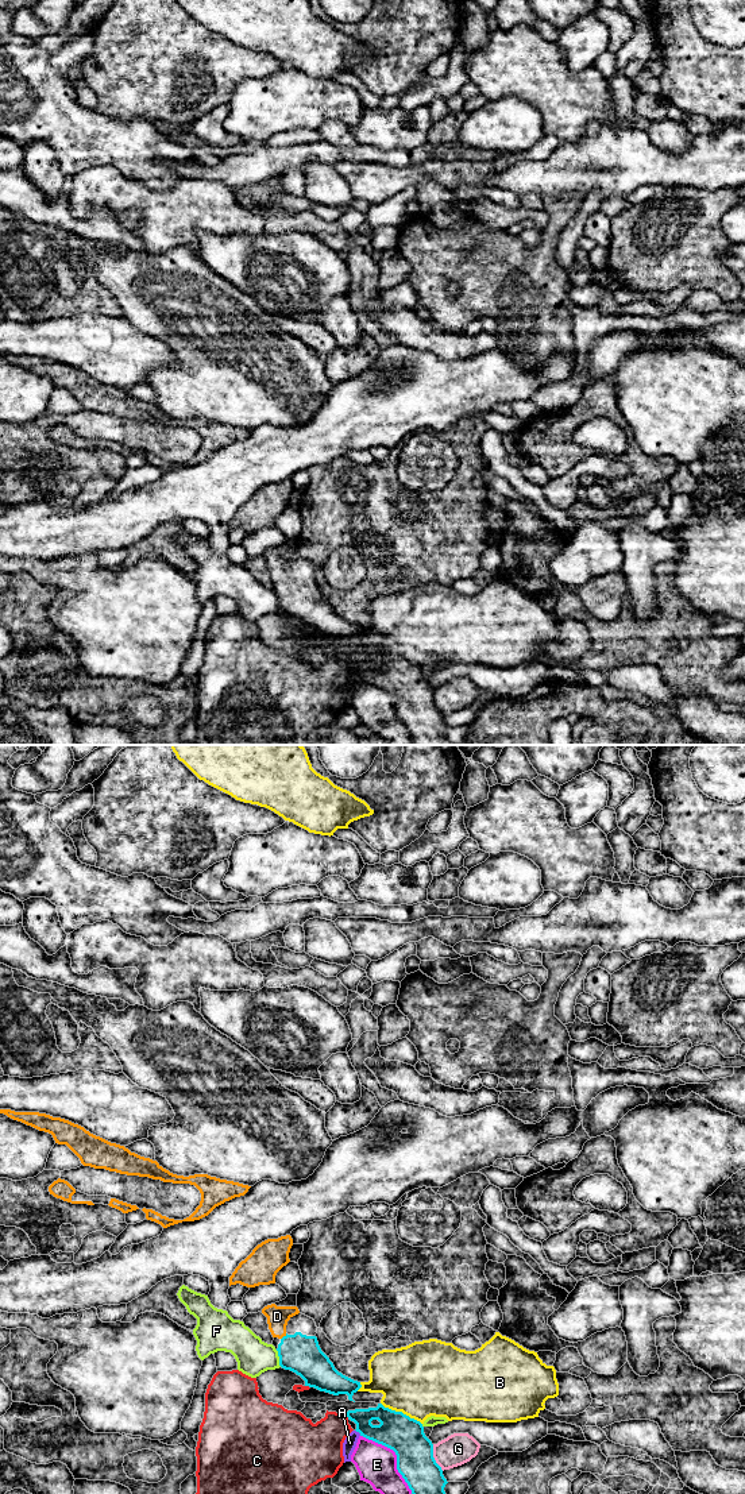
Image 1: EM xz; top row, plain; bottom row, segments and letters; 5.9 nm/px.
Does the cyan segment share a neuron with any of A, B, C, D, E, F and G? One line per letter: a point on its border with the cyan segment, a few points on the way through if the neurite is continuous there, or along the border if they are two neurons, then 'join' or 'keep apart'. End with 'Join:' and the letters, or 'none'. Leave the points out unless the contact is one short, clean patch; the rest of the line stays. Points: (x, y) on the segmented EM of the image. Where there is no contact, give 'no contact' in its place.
A: contact xz (358, 1431); border xz (355, 1429), (361, 1435); keep apart
B: contact xz (401, 1412); keep apart
C: contact xz (346, 1415); keep apart
D: contact xz (284, 1336); way xz (301, 1354), (284, 1336), (277, 1327), (277, 1316); join
E: contact xz (397, 1456); keep apart
F: contact xz (280, 1358); keep apart
G: contact xz (433, 1458); keep apart
Join: D

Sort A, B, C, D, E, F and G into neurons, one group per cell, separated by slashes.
A B / C / D / E / F / G

